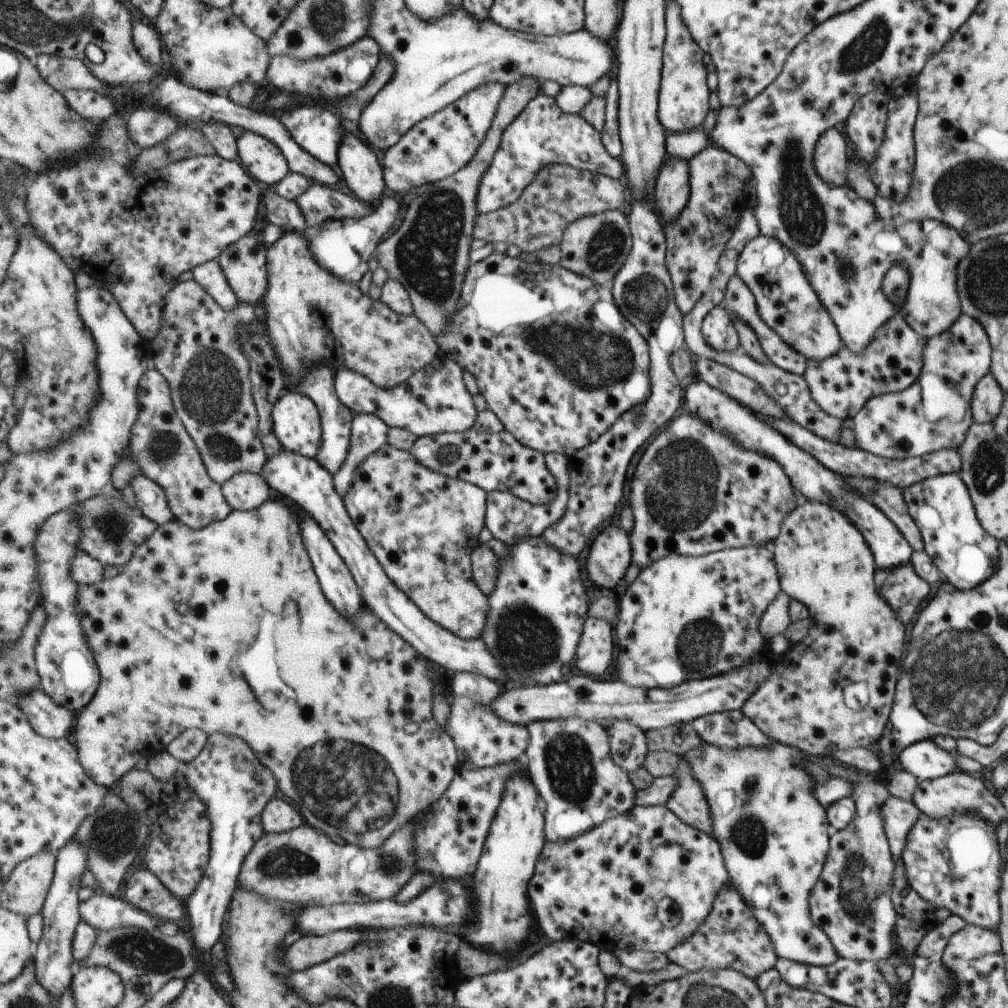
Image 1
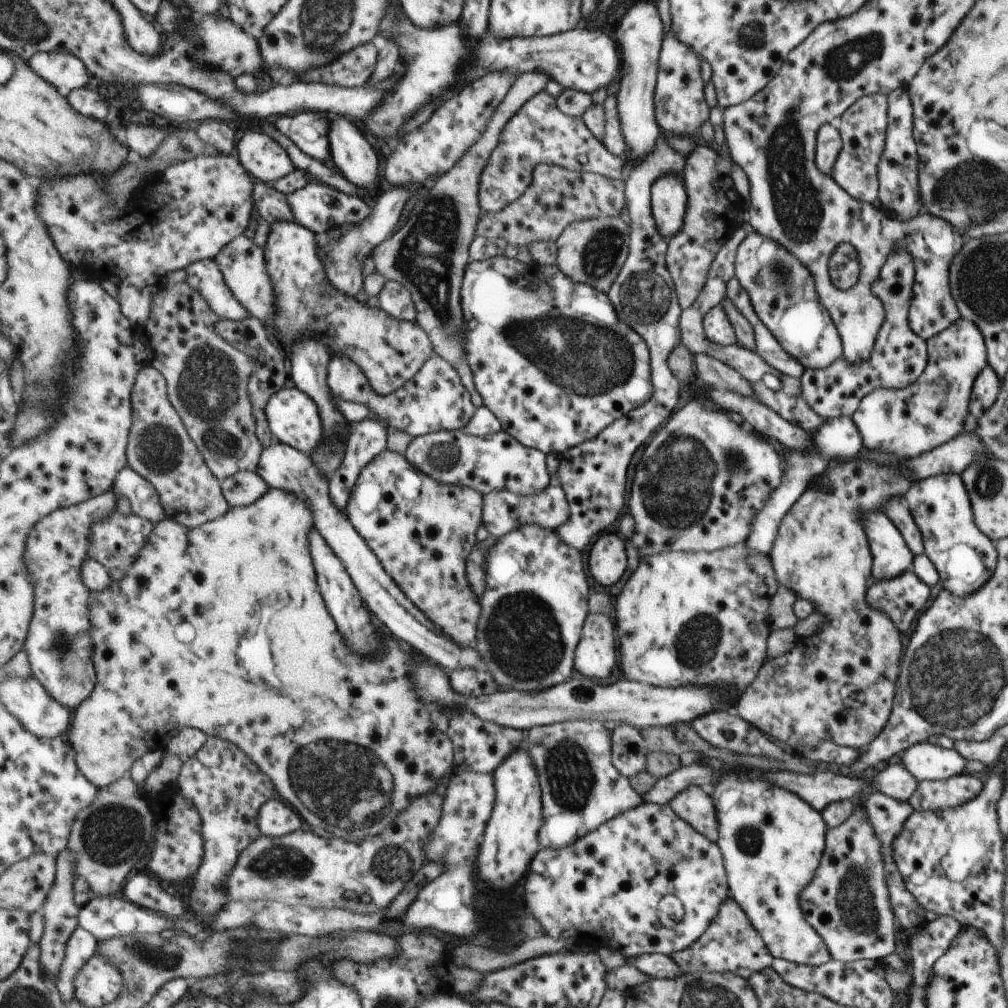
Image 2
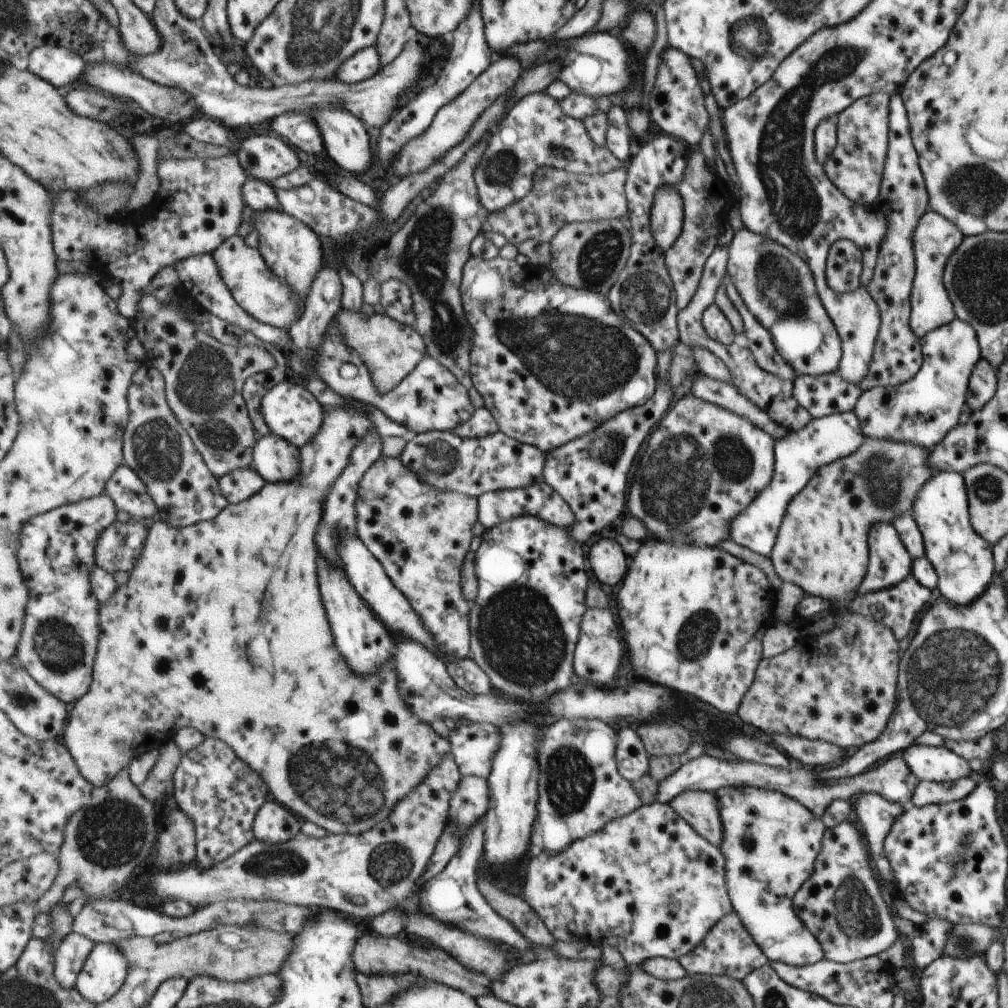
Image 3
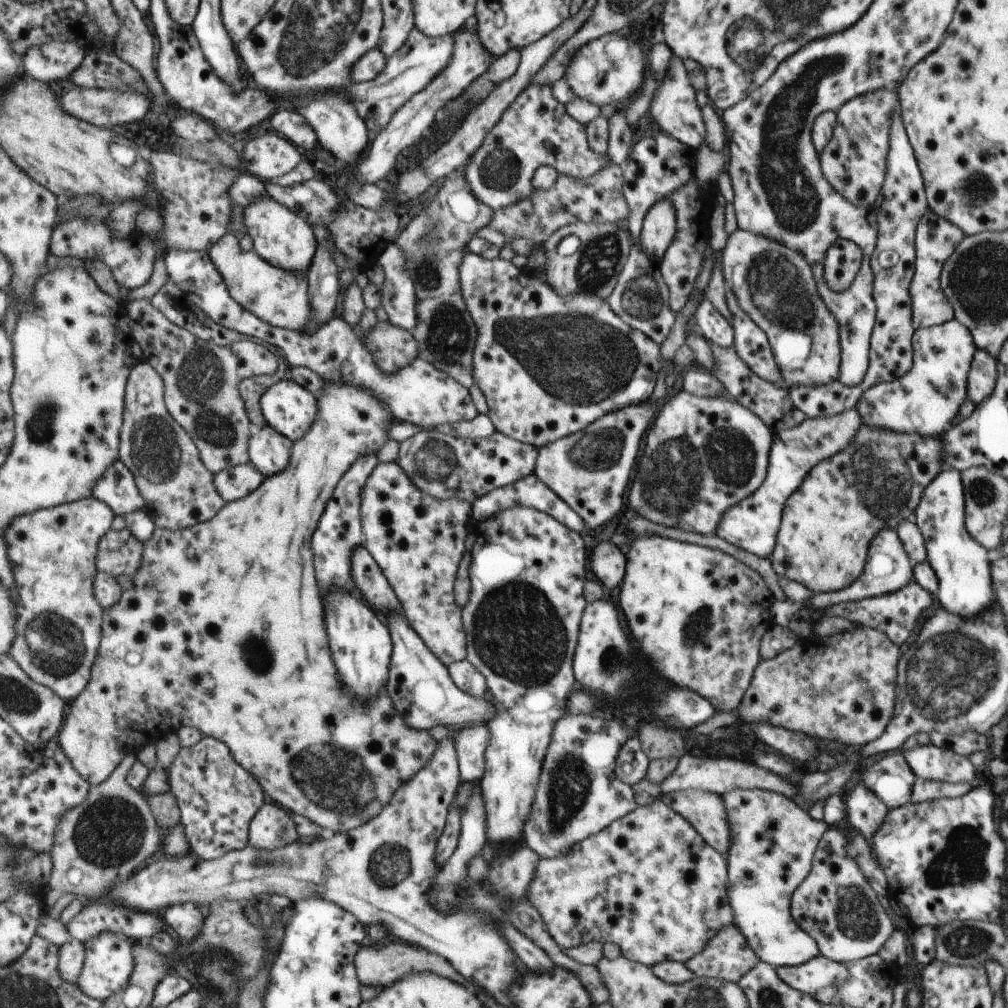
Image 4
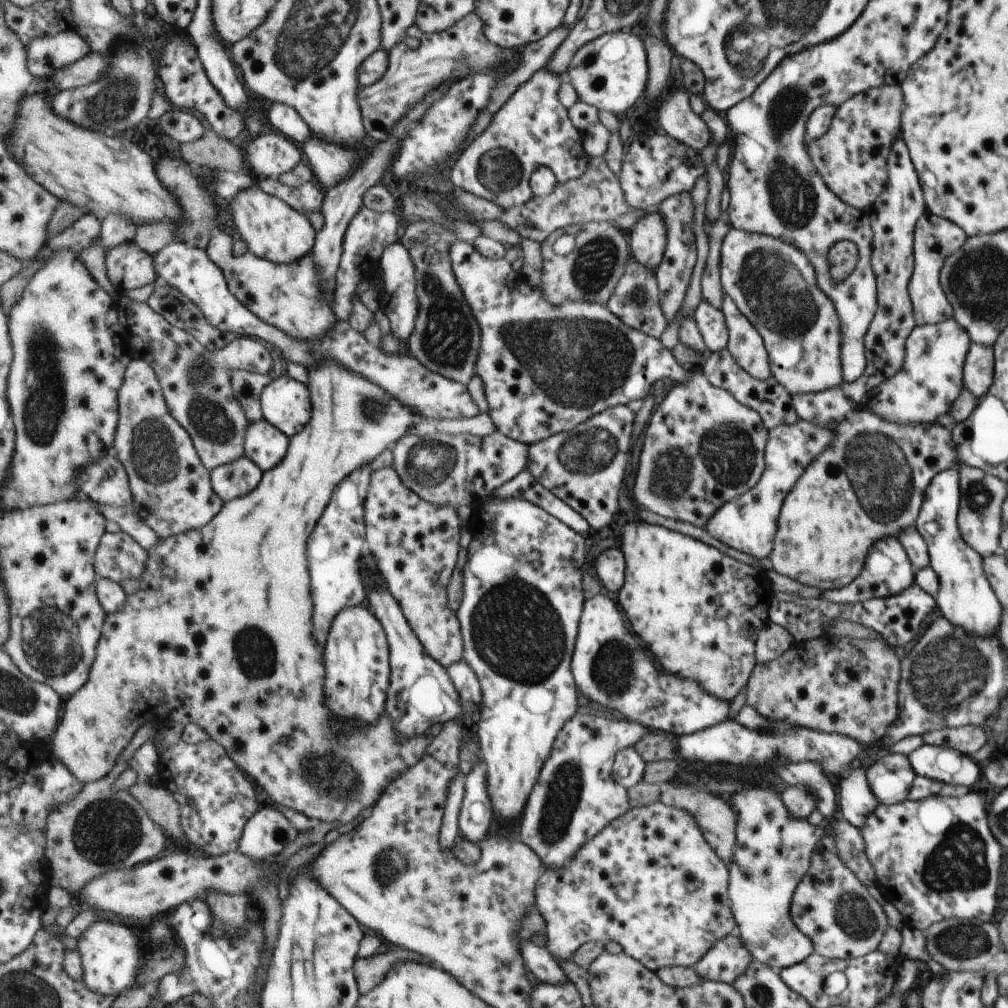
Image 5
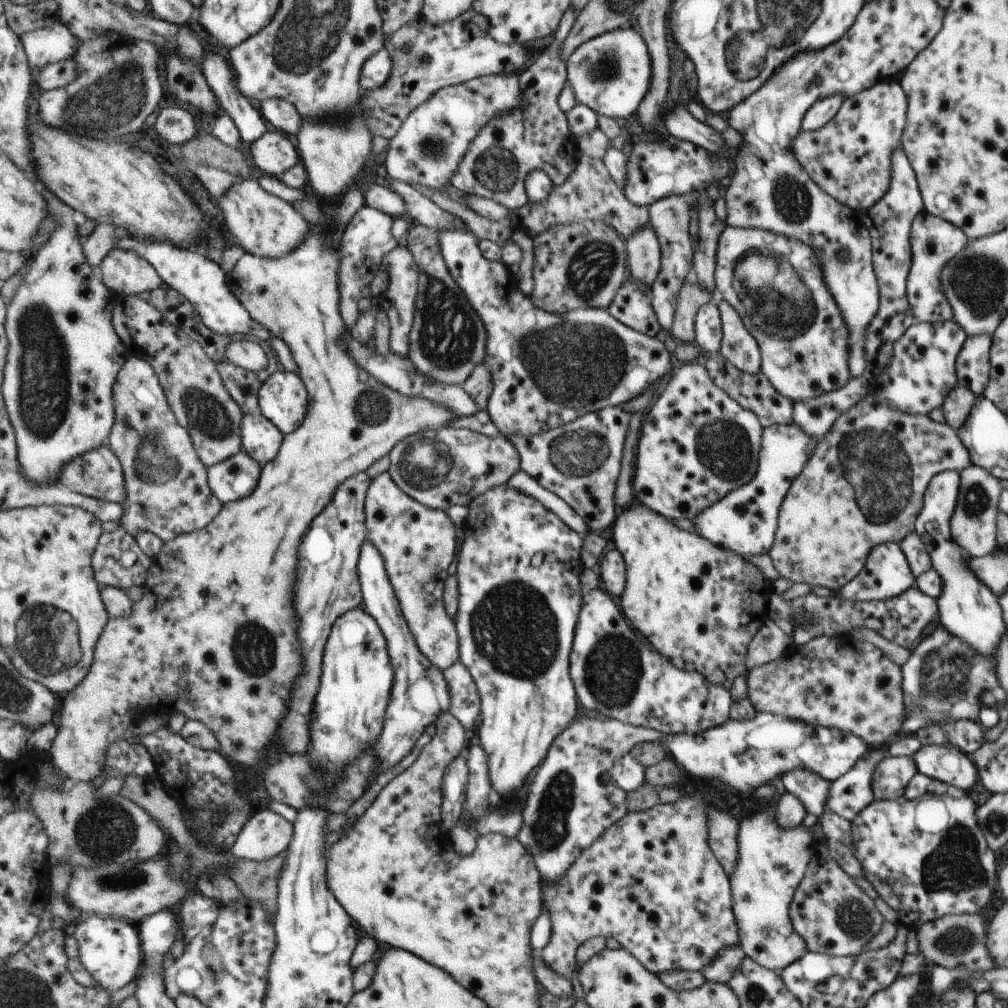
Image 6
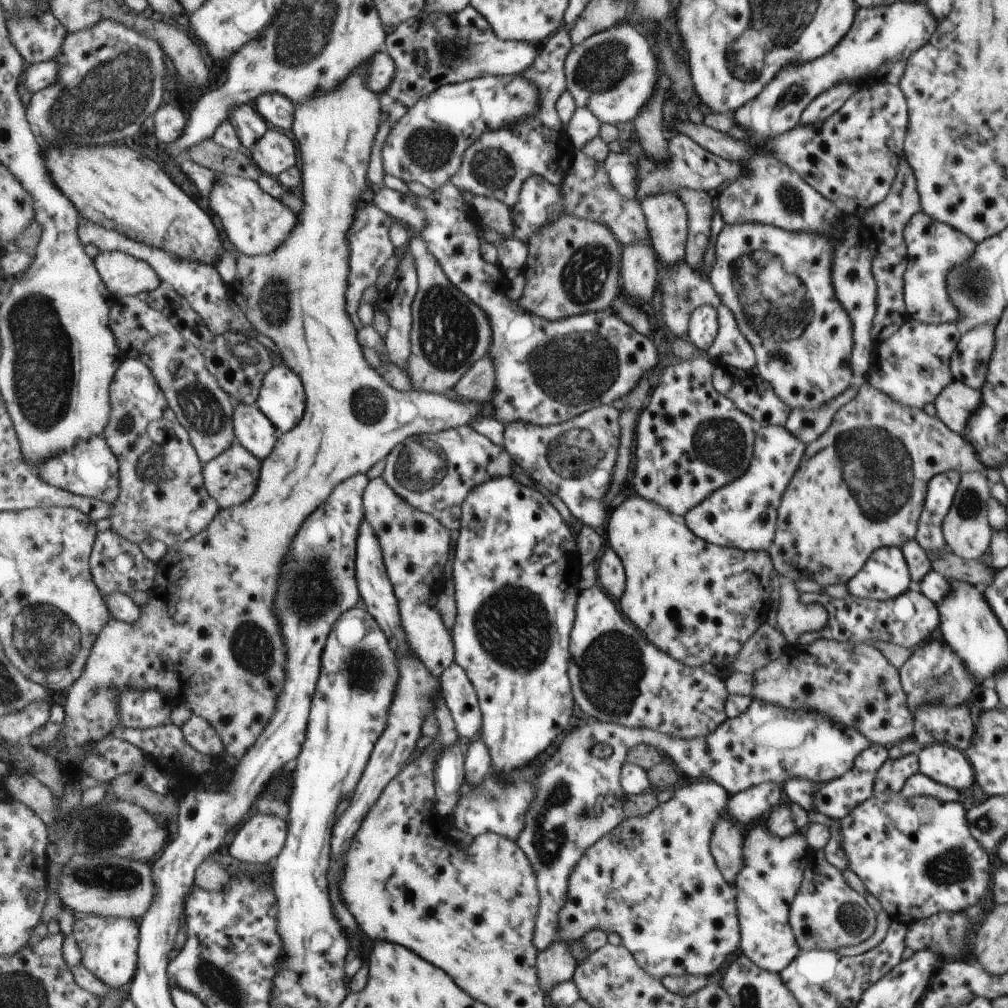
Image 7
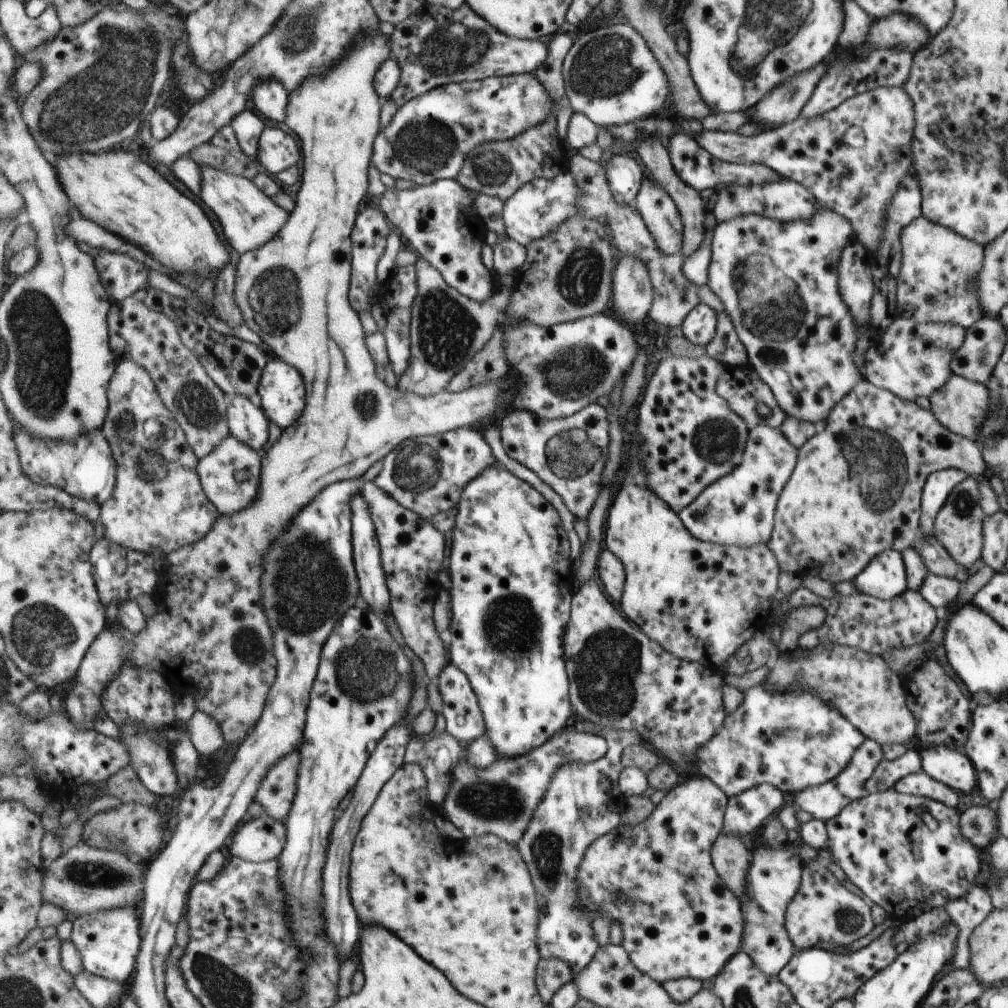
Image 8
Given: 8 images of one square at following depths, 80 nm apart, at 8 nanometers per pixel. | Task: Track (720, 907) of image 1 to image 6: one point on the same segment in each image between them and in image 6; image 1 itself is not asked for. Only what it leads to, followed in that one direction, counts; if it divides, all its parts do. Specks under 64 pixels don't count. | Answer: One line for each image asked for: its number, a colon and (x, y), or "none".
2: (731, 945)
3: (730, 950)
4: (728, 956)
5: (731, 958)
6: (720, 969)

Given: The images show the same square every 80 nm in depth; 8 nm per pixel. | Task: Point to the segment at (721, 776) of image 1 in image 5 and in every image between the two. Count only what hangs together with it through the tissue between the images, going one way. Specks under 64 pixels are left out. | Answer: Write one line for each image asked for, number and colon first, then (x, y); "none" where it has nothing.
2: (771, 841)
3: (770, 841)
4: (772, 840)
5: (771, 855)

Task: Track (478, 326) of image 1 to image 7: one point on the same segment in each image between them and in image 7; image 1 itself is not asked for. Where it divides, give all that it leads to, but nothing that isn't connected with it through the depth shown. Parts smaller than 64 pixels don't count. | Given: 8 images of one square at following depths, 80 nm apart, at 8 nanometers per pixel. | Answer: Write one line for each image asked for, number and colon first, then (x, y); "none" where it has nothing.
2: (555, 381)
3: (548, 376)
4: (548, 373)
5: (547, 368)
6: (548, 369)
7: (549, 372)

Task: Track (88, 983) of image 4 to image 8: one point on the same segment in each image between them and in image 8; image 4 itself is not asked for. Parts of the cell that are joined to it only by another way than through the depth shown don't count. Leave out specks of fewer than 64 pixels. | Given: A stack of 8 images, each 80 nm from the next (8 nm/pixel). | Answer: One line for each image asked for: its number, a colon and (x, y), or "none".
5: (110, 952)
6: (110, 949)
7: (109, 945)
8: (110, 941)

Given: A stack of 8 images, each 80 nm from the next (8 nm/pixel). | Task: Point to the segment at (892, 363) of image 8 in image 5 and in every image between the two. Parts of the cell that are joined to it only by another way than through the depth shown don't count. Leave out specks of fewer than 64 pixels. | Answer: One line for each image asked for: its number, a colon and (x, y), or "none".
5: (931, 379)
6: (922, 374)
7: (913, 366)

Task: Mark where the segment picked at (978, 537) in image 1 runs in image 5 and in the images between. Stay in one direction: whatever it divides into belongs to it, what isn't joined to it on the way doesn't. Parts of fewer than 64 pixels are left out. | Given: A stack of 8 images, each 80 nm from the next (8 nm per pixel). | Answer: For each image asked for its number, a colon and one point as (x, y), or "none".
2: (964, 559)
3: (962, 561)
4: (963, 572)
5: (965, 598)

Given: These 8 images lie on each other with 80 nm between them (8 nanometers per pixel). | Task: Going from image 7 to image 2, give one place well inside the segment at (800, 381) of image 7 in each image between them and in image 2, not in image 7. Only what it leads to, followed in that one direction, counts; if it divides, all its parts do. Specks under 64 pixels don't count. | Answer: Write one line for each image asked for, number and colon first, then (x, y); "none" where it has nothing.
2: (781, 292)
3: (776, 286)
4: (773, 285)
5: (772, 283)
6: (775, 284)

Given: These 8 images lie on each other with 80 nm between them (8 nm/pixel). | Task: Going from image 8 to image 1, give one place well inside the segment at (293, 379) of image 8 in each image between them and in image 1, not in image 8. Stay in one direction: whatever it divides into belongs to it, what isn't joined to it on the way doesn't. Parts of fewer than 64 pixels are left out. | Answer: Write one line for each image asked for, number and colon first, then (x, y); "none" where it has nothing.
1: (297, 420)
2: (295, 419)
3: (291, 411)
4: (288, 407)
5: (286, 403)
6: (284, 398)
7: (283, 398)

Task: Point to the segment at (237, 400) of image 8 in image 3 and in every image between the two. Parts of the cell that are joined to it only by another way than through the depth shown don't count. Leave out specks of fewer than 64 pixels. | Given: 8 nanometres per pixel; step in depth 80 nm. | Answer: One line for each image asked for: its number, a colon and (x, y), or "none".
3: (275, 458)
4: (270, 452)
5: (266, 445)
6: (262, 439)
7: (254, 430)

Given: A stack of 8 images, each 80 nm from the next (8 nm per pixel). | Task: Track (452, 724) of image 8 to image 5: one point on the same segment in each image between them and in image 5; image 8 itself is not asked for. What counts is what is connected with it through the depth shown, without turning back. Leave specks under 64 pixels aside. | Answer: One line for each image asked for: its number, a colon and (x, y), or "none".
5: (466, 680)
6: (466, 699)
7: (460, 694)

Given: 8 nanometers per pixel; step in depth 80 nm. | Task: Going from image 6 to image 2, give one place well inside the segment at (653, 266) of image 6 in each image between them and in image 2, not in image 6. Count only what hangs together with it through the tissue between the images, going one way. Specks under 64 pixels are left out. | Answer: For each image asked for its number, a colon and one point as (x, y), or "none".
2: (668, 199)
3: (666, 217)
4: (659, 225)
5: (648, 237)

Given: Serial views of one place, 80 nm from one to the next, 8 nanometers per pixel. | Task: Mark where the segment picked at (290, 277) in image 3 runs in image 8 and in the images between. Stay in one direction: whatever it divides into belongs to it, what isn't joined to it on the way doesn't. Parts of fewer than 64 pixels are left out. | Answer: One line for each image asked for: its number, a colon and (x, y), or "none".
4: (286, 240)
5: (275, 231)
6: (267, 226)
7: (256, 223)
8: (250, 218)

